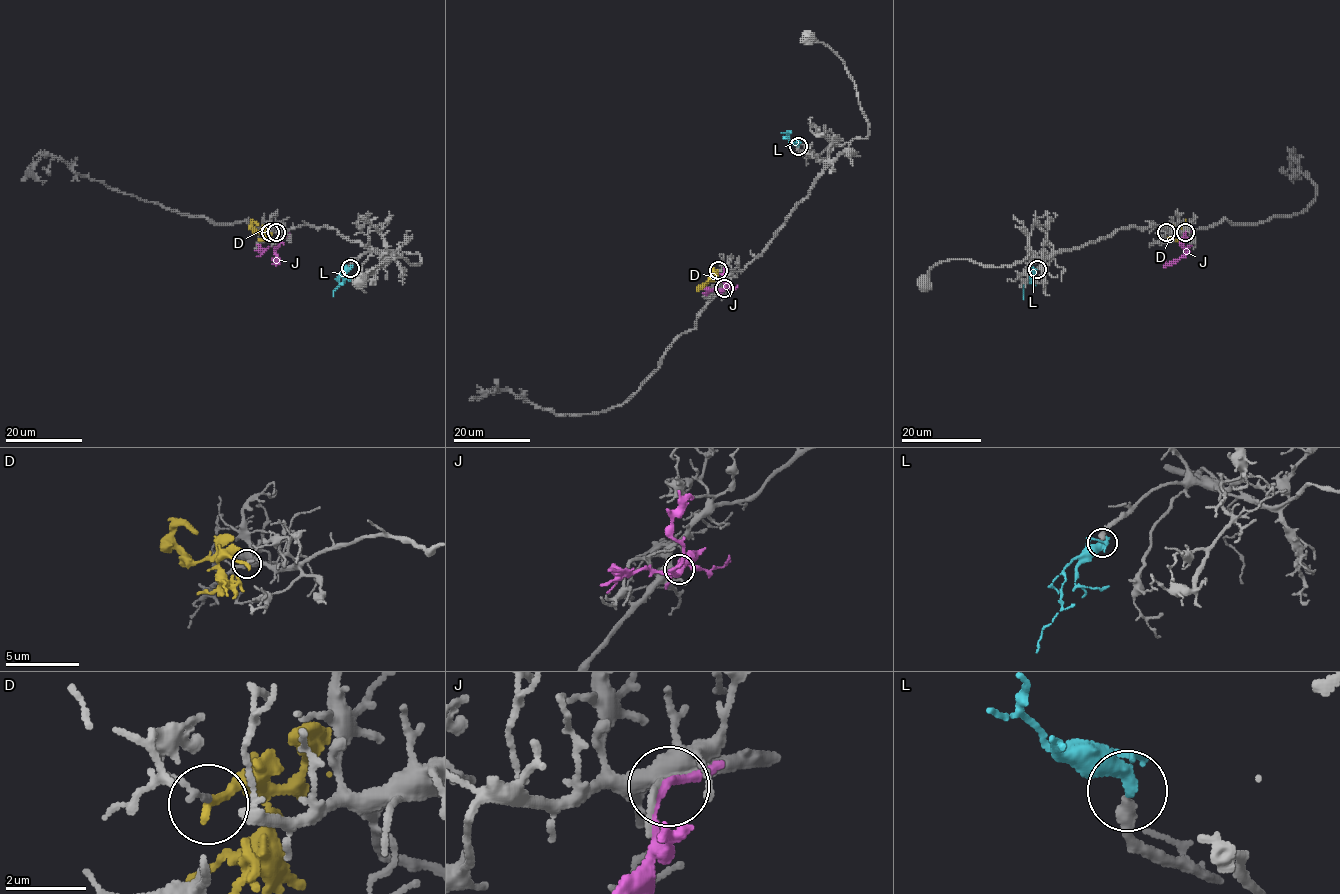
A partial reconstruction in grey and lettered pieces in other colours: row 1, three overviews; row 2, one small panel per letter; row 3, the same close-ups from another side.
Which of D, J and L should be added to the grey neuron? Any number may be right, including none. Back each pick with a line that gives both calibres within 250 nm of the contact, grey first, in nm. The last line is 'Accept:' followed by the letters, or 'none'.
L: Thickness 320 nm (grey) against 280 nm
Accept: L

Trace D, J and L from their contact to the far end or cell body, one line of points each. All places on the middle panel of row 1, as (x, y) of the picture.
D: (718, 270), (700, 288), (706, 284)
J: (724, 288), (727, 287), (722, 288), (725, 285), (723, 267)
L: (798, 146), (787, 138), (787, 132), (781, 132)

